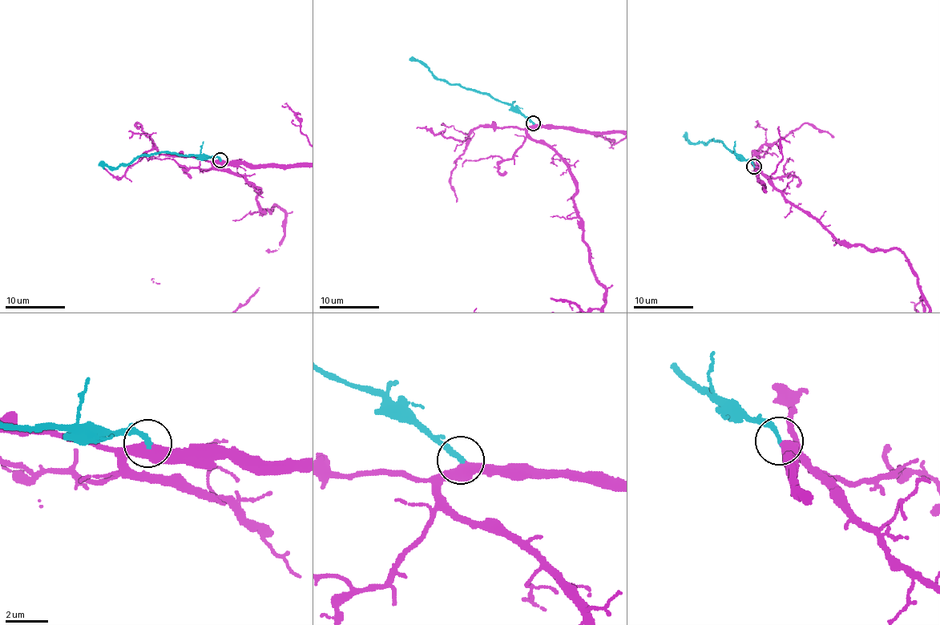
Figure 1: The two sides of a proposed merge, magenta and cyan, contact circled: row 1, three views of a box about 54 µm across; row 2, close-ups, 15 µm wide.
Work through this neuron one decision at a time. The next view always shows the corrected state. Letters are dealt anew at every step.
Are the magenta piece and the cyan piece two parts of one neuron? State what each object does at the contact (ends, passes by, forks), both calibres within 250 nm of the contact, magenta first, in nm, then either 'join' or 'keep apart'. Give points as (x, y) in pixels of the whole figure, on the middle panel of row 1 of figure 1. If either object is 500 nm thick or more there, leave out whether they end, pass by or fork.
magenta passes by; cyan ends; calibres 480 and 240 nm; join

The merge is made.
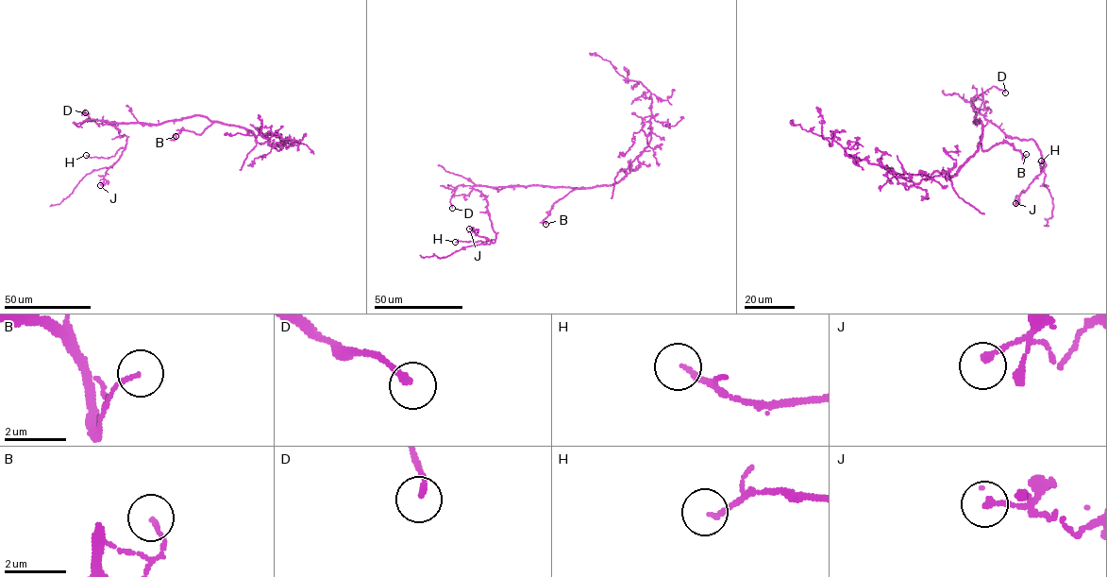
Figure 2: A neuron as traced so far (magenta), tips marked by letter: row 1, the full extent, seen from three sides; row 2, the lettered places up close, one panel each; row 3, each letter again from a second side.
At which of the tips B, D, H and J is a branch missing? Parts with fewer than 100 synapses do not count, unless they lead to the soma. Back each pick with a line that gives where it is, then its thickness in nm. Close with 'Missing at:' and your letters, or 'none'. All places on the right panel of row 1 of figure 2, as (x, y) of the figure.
Missing at: none

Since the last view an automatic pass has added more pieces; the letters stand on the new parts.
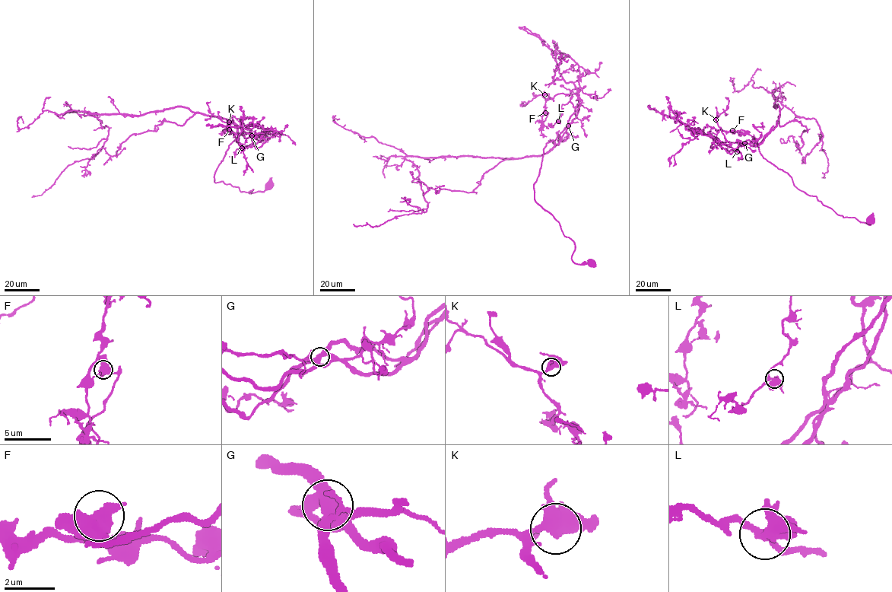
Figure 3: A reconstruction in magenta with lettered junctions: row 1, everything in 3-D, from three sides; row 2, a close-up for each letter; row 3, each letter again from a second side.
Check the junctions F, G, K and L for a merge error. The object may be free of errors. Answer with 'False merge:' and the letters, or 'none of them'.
False merge: G

